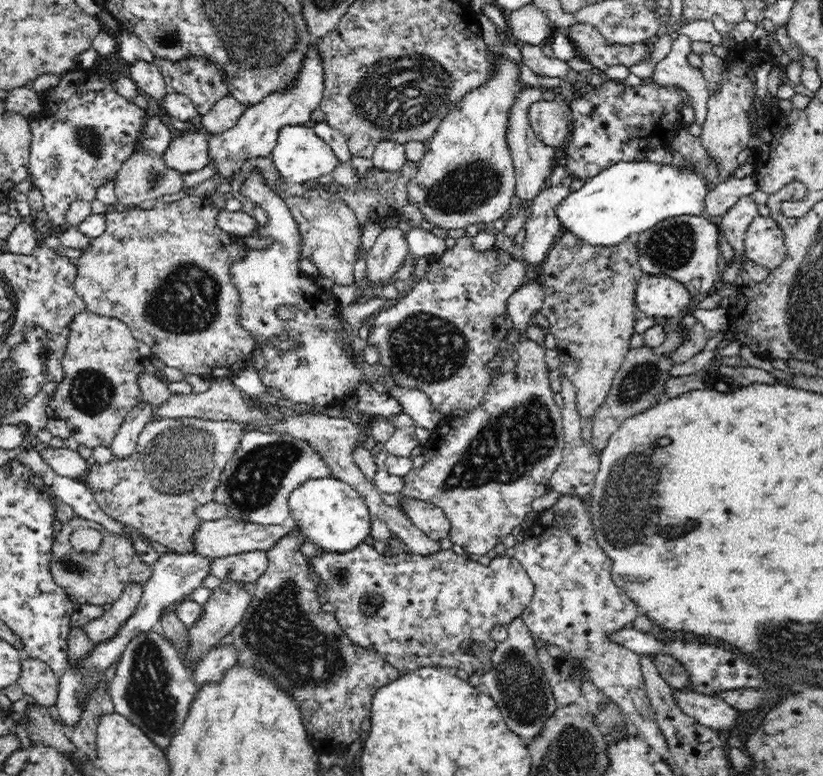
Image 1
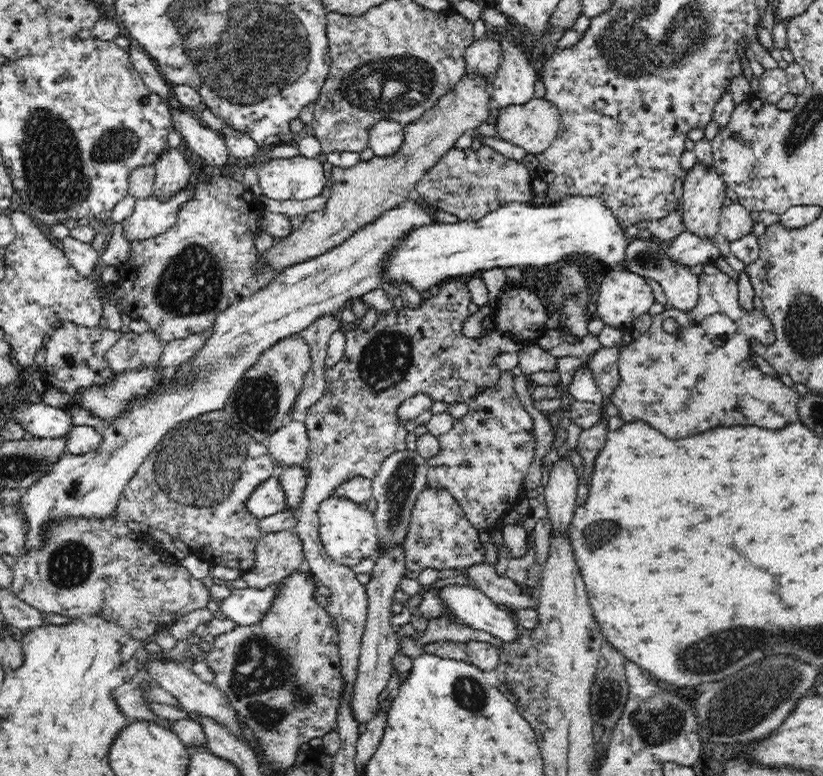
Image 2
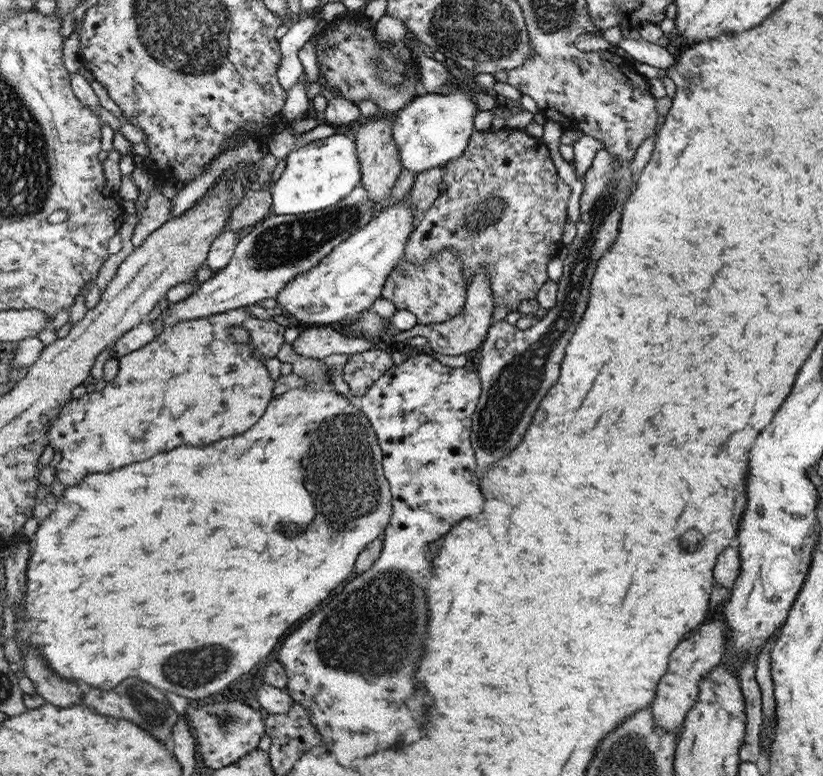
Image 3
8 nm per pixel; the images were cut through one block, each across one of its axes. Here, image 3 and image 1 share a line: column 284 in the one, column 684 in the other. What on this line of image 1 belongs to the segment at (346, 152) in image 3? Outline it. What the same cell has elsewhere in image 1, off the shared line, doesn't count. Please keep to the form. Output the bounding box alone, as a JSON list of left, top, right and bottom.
[555,161,710,246]

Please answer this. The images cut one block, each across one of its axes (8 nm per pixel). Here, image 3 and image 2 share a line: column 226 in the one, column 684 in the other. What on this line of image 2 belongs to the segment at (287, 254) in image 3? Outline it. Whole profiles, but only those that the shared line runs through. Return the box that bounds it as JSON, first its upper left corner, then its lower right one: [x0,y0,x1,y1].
[625,239,699,311]

